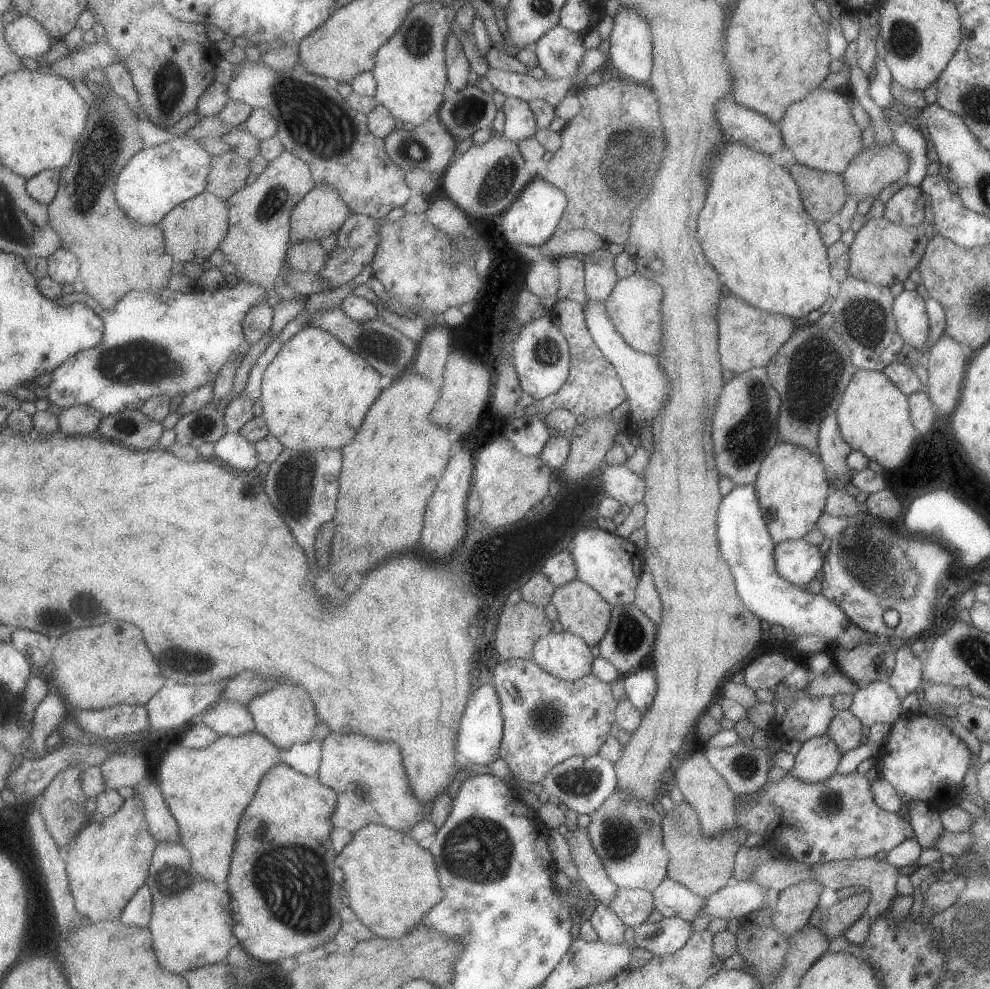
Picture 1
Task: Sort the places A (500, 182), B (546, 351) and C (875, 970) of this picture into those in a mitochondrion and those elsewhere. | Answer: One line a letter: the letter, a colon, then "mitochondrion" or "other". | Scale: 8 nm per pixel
A: mitochondrion
B: mitochondrion
C: other

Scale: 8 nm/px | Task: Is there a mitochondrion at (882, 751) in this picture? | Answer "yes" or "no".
no

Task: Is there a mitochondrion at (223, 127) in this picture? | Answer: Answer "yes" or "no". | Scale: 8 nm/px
no

